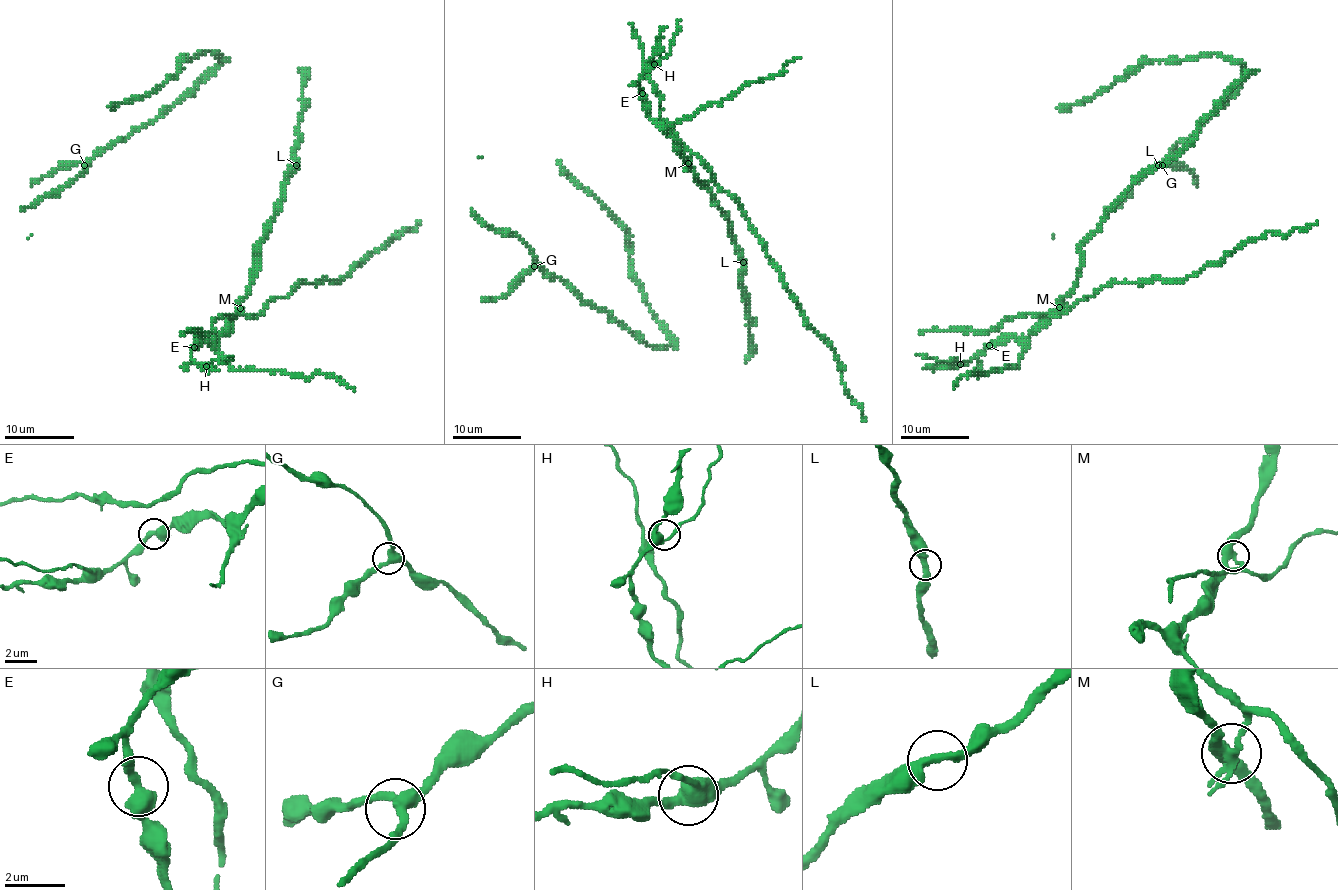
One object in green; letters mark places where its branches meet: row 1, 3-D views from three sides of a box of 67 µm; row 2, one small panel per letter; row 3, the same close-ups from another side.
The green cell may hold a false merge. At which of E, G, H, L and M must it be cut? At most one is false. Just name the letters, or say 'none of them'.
M

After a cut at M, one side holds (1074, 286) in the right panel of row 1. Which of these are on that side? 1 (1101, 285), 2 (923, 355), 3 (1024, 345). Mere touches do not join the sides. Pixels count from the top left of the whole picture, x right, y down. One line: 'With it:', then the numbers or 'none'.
With it: 2, 3

